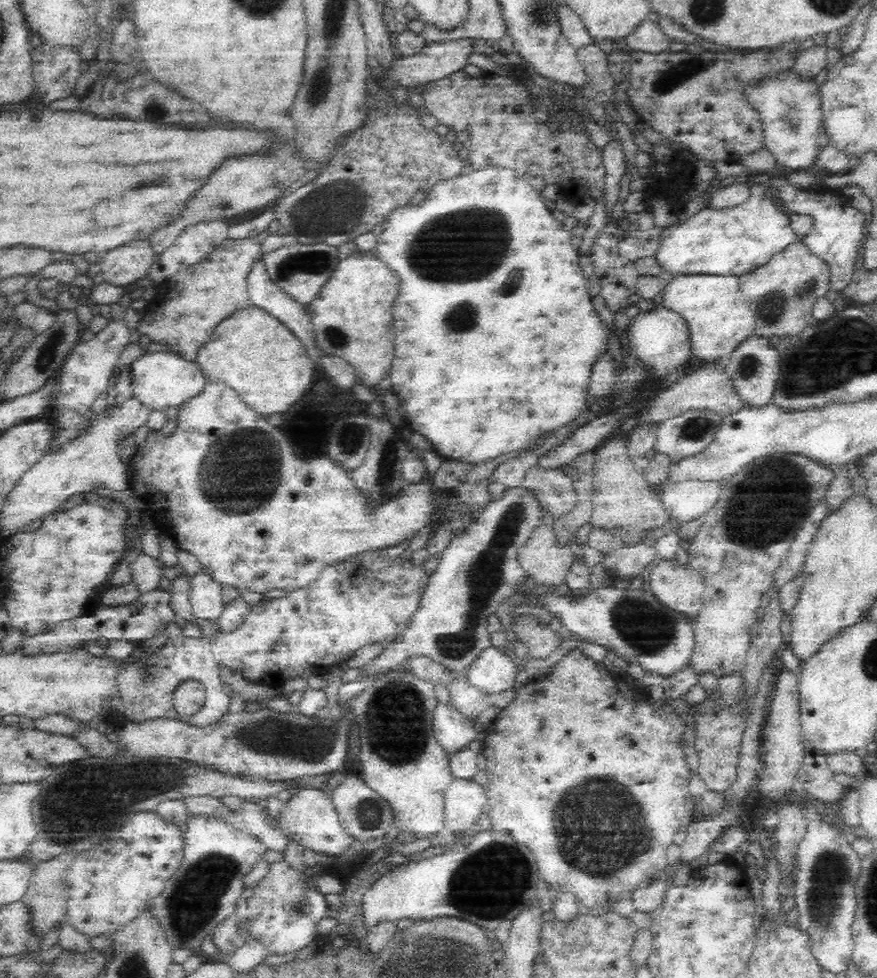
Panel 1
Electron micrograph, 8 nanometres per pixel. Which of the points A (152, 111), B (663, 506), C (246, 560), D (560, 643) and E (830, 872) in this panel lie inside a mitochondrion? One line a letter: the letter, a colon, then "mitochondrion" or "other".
A: mitochondrion
B: other
C: other
D: other
E: mitochondrion

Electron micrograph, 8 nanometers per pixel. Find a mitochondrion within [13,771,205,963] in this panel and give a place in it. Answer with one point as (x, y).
(58, 823)

